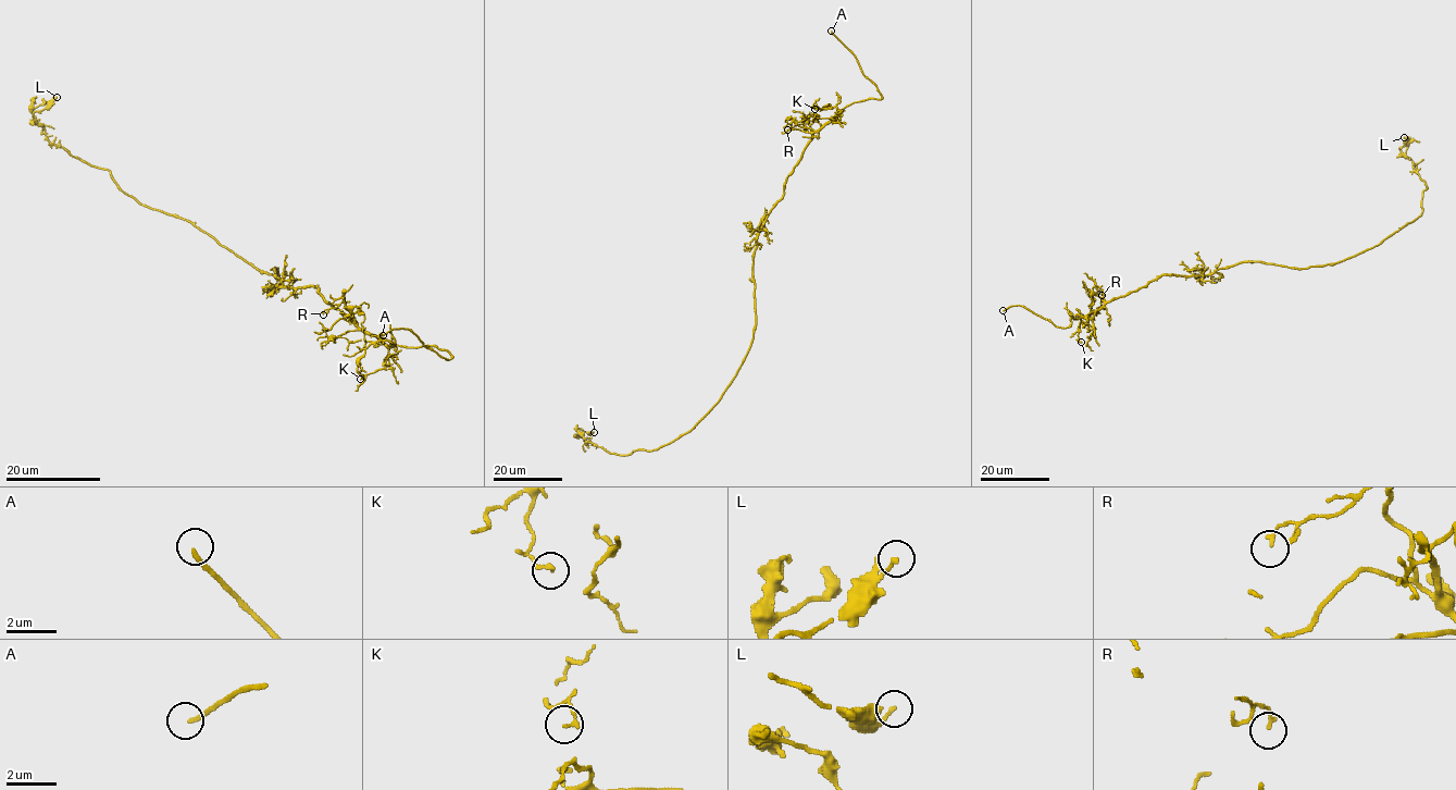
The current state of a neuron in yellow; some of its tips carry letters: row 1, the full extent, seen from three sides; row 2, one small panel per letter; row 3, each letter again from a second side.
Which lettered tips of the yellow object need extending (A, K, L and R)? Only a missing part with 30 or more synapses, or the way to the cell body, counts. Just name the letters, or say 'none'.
A

